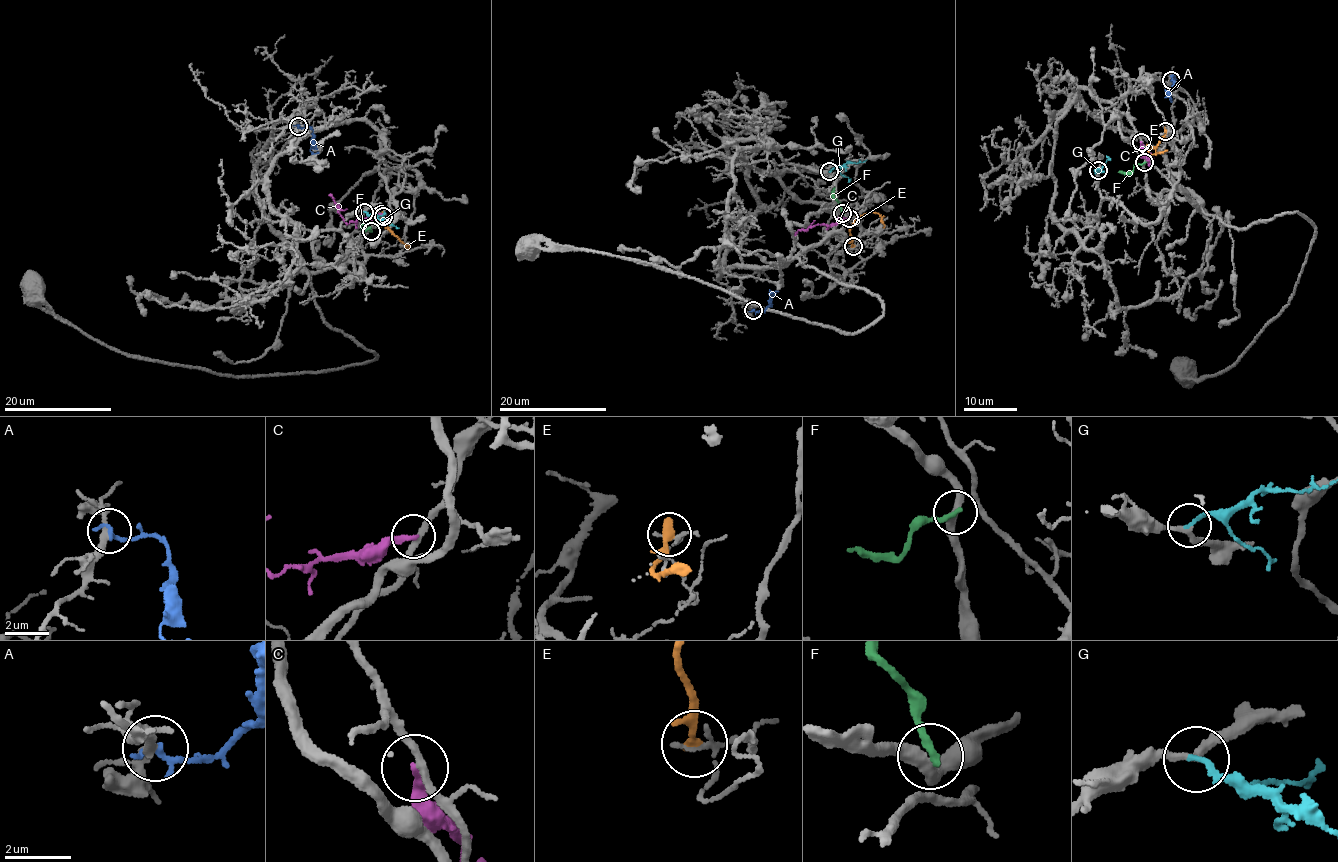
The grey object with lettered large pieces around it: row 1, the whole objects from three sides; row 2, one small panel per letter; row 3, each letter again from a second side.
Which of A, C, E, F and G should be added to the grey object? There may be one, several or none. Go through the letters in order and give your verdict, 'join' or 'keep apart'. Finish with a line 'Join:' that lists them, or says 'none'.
A: keep apart
C: keep apart
E: keep apart
F: keep apart
G: join
Join: G

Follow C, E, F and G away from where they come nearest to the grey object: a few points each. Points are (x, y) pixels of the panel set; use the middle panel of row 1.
C: (848, 219), (841, 218), (830, 225), (818, 224), (806, 231), (799, 229), (795, 235)
E: (853, 246), (850, 230), (860, 217), (872, 212), (878, 214), (883, 227)
F: (842, 214), (834, 197), (834, 187)
G: (830, 171), (866, 160)

